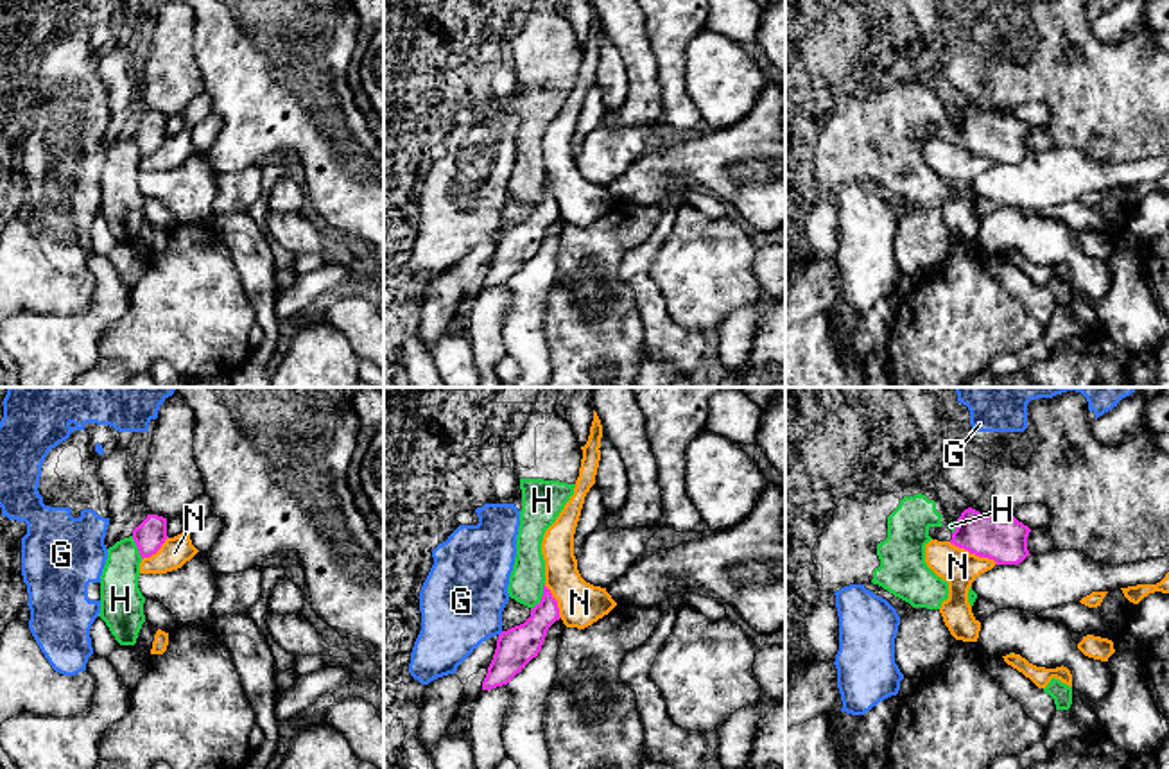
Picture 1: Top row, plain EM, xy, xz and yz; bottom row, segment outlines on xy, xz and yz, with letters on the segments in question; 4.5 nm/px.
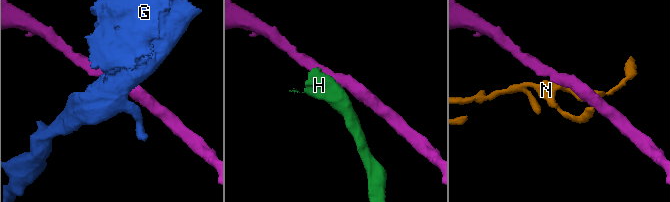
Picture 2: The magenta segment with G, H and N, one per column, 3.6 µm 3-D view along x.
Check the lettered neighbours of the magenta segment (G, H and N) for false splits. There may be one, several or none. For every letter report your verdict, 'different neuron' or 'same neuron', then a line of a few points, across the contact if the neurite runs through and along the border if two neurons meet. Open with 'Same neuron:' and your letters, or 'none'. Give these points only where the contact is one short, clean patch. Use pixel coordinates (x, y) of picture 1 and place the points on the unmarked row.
Same neuron: none
G: different neuron; line xz (502, 230), (499, 233)
H: different neuron; line xz (544, 181), (544, 192), (531, 208)
N: different neuron

